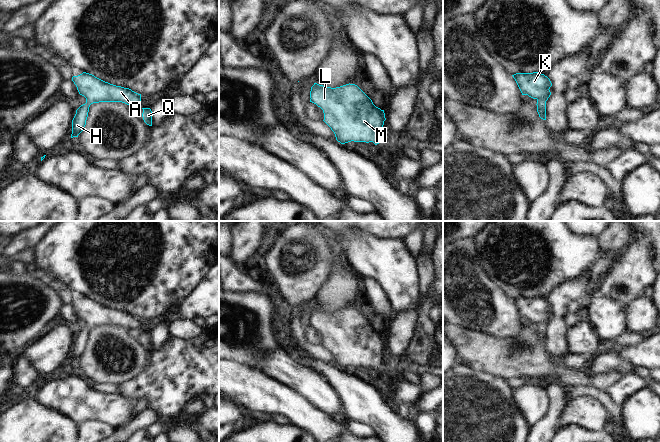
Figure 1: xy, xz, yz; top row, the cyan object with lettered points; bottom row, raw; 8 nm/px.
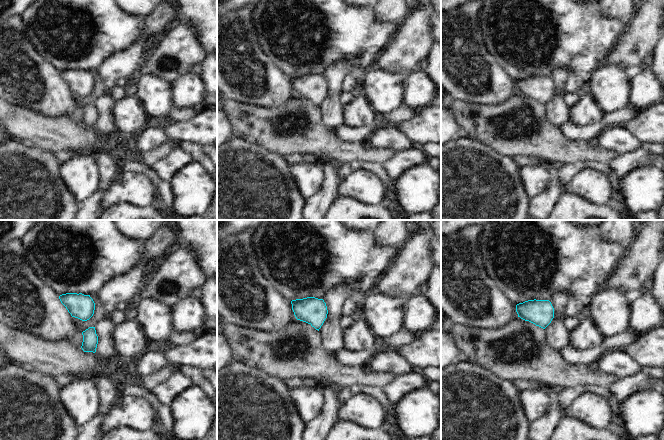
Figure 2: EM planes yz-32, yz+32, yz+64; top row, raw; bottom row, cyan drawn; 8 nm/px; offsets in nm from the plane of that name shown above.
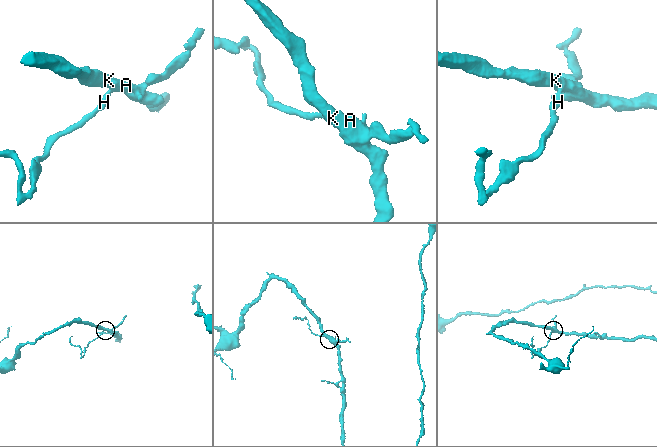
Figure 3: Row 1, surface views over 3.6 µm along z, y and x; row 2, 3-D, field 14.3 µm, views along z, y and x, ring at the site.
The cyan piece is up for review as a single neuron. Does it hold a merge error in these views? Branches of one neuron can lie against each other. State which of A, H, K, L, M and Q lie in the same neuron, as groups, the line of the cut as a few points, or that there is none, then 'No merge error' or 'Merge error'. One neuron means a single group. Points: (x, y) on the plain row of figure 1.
Groups: A H K L M Q. No split. No merge error.

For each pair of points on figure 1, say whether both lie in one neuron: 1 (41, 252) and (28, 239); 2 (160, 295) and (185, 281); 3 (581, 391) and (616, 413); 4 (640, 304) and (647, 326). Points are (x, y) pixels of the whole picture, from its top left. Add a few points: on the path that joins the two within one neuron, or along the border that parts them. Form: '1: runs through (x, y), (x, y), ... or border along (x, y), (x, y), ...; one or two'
1: border along (50, 231), (33, 248); two
2: runs through (166, 289), (174, 281), (179, 281); one
3: runs through (590, 391), (598, 394), (608, 404); one
4: runs through (640, 309), (642, 321); one

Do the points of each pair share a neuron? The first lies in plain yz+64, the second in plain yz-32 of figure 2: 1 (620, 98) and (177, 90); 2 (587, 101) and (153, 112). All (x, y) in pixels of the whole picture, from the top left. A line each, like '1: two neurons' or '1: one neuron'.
1: two neurons
2: two neurons

